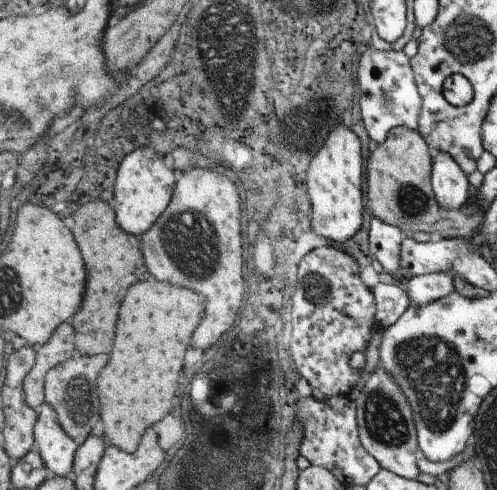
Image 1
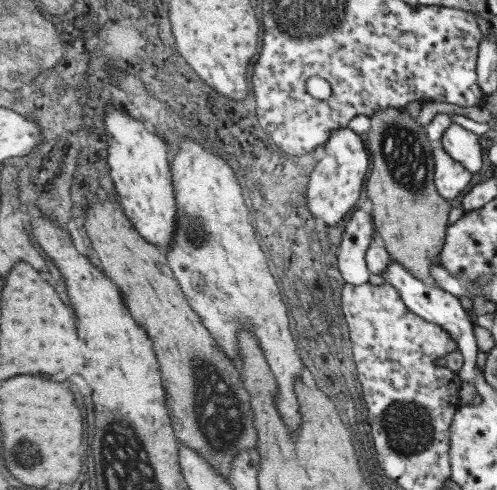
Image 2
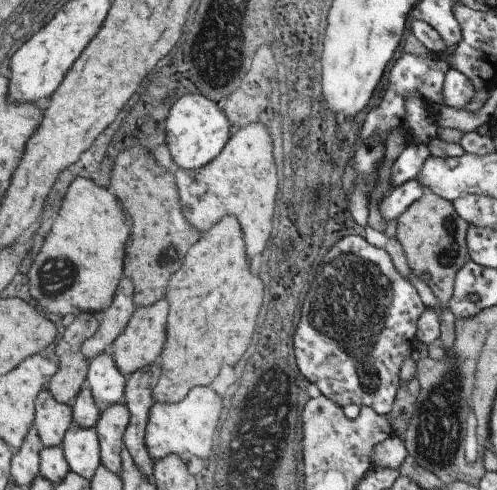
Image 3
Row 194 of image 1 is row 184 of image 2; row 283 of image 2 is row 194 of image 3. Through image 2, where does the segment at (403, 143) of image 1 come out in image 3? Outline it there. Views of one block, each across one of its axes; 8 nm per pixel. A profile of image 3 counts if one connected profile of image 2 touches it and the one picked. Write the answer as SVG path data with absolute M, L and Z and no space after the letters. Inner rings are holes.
M425 190L421 198L417 198L399 218L395 220L395 240L405 252L407 264L411 268L411 274L425 282L433 296L439 302L439 338L445 344L445 350L453 346L455 340L455 314L449 310L449 298L453 296L453 282L459 268L469 260L467 248L465 248L465 236L469 222L465 222L457 212L453 210L453 204L449 200L443 200L441 196Z

